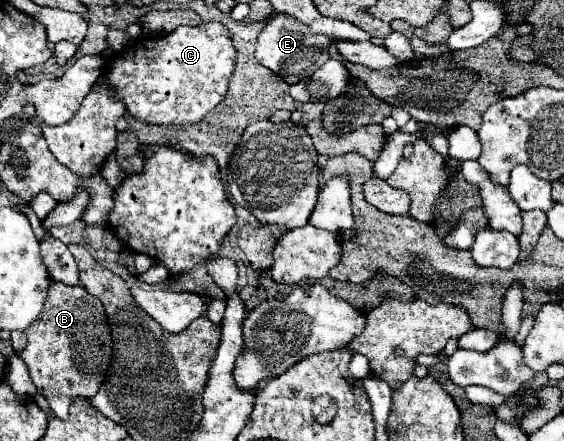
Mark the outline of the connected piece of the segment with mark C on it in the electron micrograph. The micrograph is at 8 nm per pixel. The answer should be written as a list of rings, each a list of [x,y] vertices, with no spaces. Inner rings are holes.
[[[219,22],[201,26],[179,26],[163,38],[141,36],[133,46],[117,52],[103,78],[117,90],[127,112],[147,124],[193,124],[215,108],[227,92],[229,78],[235,70],[235,48],[229,30]]]

